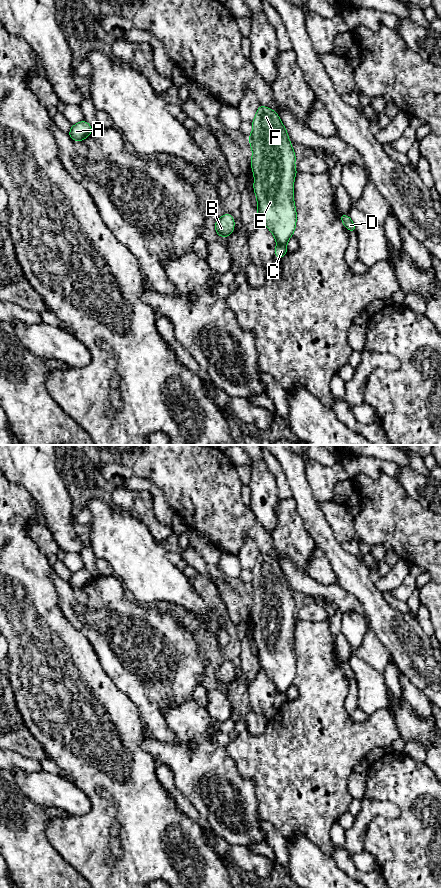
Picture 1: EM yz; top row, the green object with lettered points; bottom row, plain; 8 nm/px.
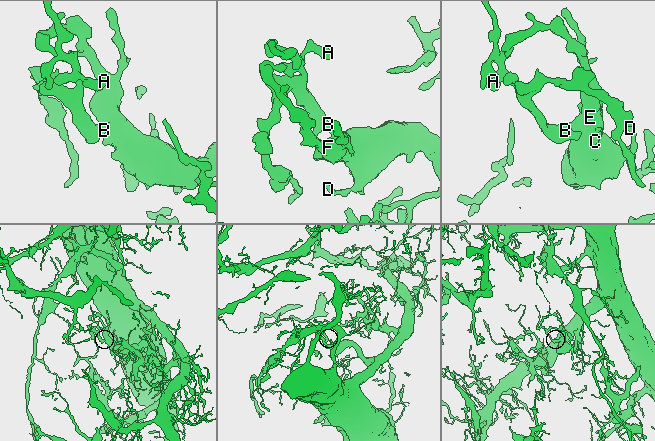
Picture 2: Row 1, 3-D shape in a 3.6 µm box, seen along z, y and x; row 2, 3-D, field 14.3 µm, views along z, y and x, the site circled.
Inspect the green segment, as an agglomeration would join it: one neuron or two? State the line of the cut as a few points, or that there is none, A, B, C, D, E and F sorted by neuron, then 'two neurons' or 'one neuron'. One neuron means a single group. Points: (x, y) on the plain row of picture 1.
no cut | A B C D E F | one neuron

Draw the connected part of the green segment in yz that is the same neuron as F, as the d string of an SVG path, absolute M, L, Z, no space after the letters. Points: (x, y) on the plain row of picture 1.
M259 553L248 585L251 597L253 637L259 671L263 670L276 687L277 707L287 702L287 690L296 676L294 628L298 621L296 603L285 574L271 556Z

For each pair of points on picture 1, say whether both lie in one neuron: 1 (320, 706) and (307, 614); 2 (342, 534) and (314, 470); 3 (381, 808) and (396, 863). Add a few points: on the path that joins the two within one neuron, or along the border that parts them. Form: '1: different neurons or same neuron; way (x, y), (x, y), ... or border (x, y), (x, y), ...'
1: different neurons; border (327, 618), (321, 621), (298, 621)
2: different neurons; border (332, 501), (323, 501), (318, 504)
3: different neurons; border (398, 807), (394, 818), (374, 817), (366, 833)

